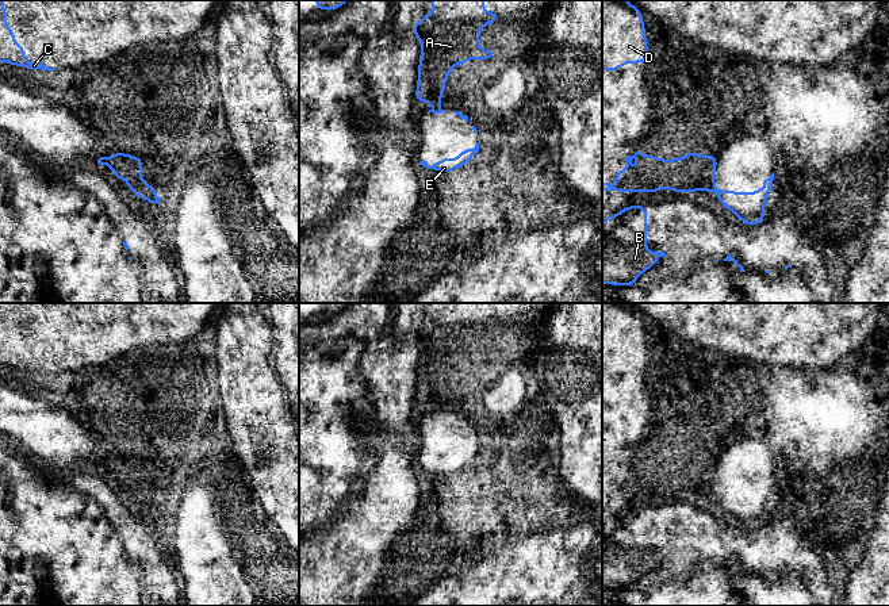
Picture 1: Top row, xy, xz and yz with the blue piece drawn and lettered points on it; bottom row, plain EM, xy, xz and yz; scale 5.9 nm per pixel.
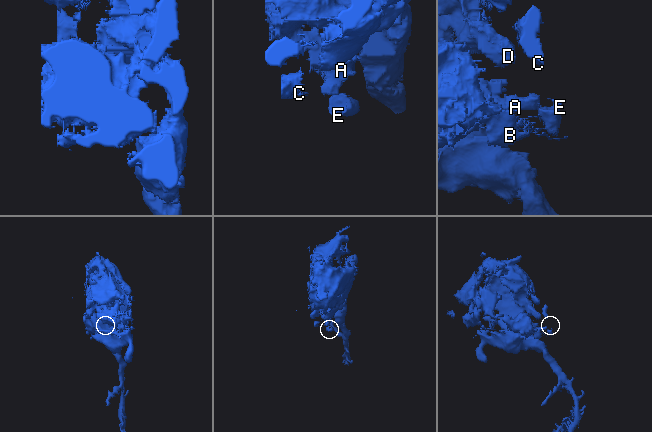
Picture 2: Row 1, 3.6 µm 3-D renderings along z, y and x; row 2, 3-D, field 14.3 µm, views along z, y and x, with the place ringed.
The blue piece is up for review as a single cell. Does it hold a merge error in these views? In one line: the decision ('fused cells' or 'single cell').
fused cells

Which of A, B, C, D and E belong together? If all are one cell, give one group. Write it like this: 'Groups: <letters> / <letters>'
Groups: A B C D / E

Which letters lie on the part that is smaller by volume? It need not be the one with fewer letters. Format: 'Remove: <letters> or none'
Remove: E

